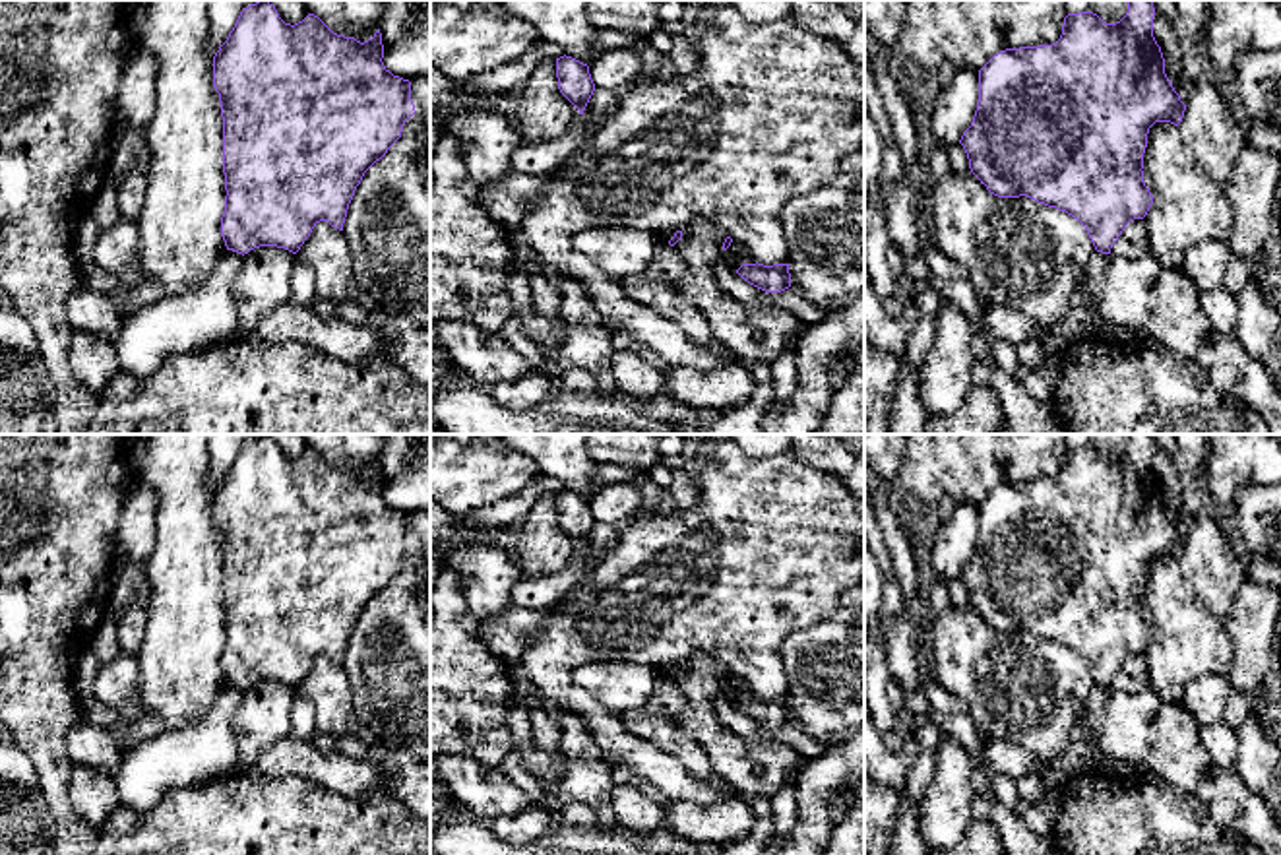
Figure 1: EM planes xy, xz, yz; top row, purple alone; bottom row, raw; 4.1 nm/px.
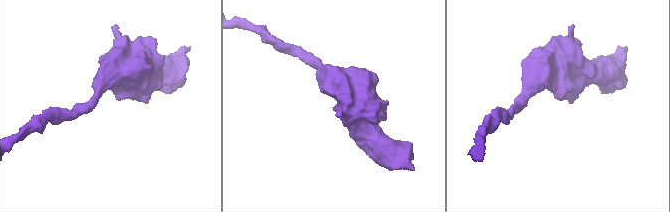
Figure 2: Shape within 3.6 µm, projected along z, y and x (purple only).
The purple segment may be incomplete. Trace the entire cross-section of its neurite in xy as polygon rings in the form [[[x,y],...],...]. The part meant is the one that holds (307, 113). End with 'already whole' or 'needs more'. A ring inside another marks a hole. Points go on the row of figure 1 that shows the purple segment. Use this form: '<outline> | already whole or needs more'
[[[258,0],[244,8],[229,33],[227,41],[213,56],[213,87],[219,93],[221,116],[223,116],[223,173],[225,173],[225,211],[221,217],[221,237],[227,250],[248,254],[260,246],[277,246],[293,254],[300,250],[312,229],[320,221],[328,221],[331,227],[343,231],[349,204],[360,184],[364,173],[380,161],[388,149],[401,138],[403,124],[413,116],[415,105],[411,101],[411,81],[393,76],[382,62],[384,45],[380,29],[372,39],[360,43],[355,37],[333,33],[318,16],[308,14],[302,21],[291,25],[285,23],[275,6],[267,0]]] | already whole

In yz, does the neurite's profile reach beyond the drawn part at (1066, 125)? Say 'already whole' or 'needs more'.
already whole

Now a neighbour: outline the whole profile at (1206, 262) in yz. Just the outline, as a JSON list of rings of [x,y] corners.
[[[1203,240],[1184,254],[1178,269],[1182,269],[1202,293],[1215,291],[1223,287],[1231,258],[1233,254],[1227,242]]]

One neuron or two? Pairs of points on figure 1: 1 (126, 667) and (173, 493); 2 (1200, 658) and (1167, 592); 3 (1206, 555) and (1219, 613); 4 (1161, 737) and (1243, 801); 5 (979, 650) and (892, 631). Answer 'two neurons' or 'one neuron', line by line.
1: two neurons
2: one neuron
3: one neuron
4: one neuron
5: two neurons

